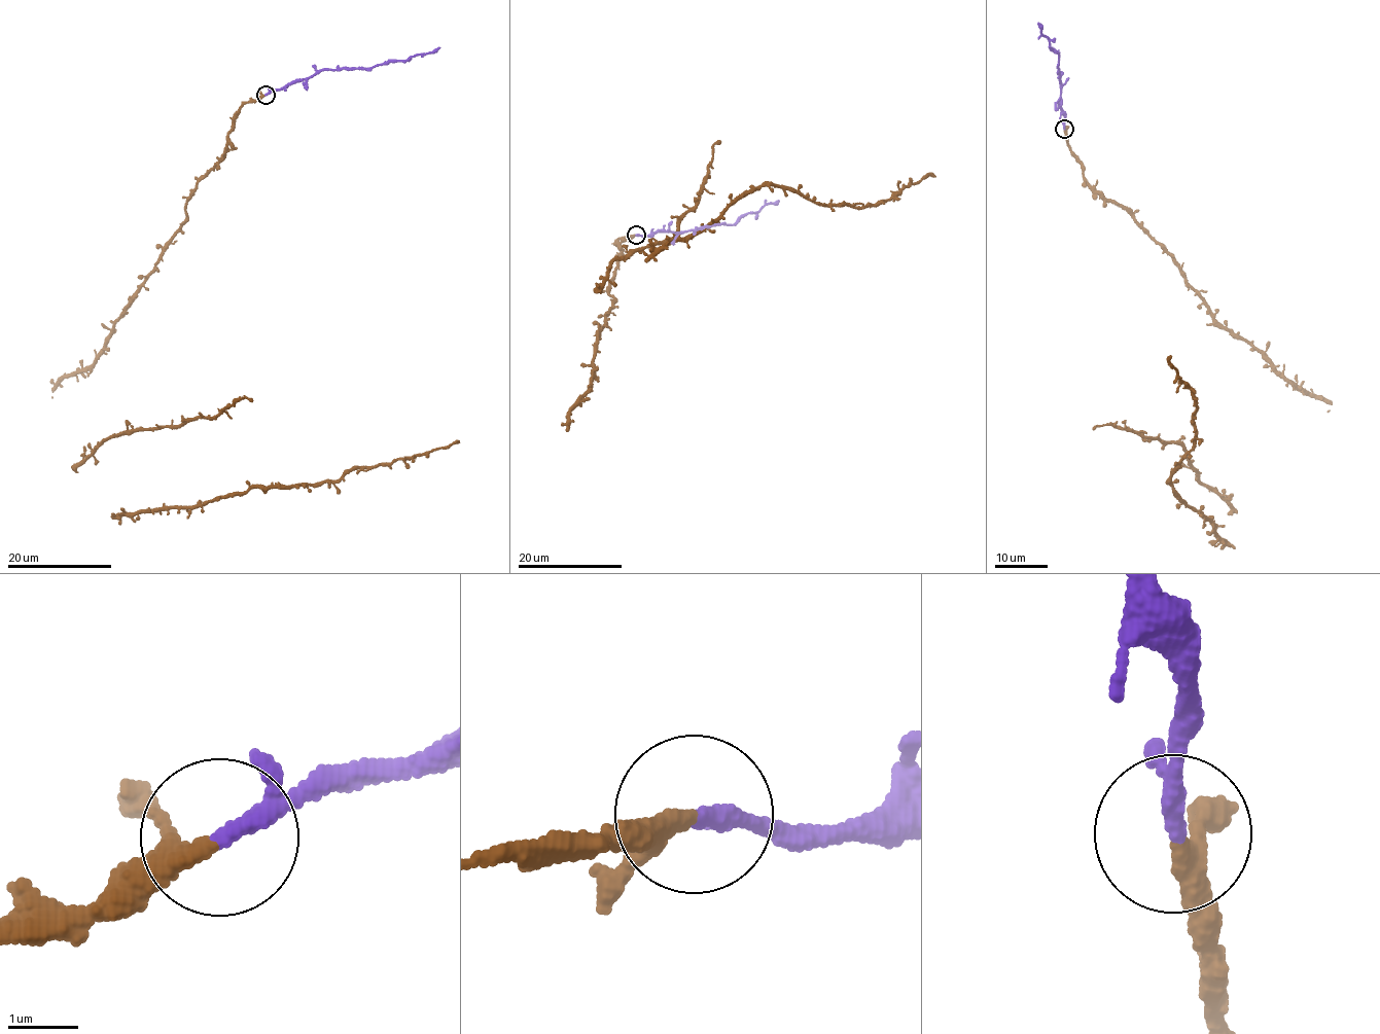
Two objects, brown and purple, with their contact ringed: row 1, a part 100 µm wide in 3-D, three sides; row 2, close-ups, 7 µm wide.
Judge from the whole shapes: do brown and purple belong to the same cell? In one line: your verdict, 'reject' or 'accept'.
accept

